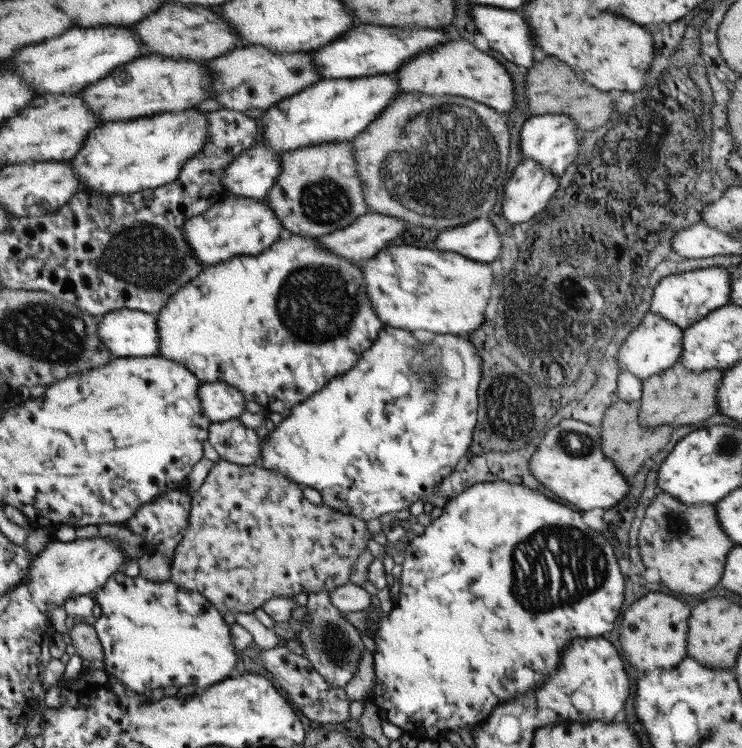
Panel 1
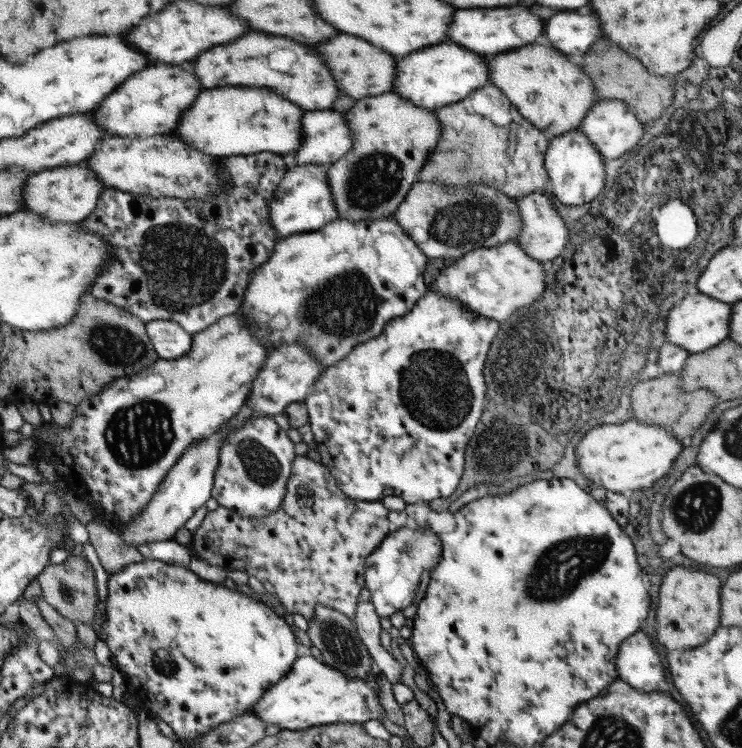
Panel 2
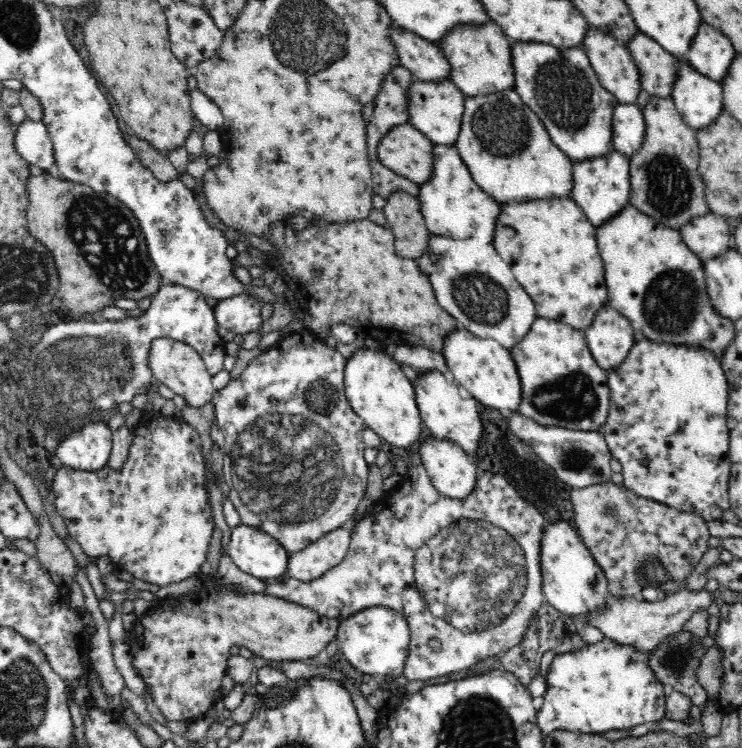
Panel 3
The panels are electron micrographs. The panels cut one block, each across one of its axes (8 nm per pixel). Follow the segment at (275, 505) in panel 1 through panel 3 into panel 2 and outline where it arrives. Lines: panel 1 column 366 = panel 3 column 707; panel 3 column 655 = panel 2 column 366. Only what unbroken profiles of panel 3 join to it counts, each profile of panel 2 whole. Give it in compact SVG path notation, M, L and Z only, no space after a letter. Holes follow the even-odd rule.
M298 455L292 463L290 478L286 482L286 494L280 508L262 518L244 518L230 512L224 506L208 511L200 528L192 533L194 556L225 570L240 570L248 576L256 576L266 591L276 594L284 608L291 614L300 614L308 621L314 616L317 605L332 608L350 620L354 620L360 591L366 587L364 572L368 556L394 530L388 520L389 510L382 501L364 501L348 497L328 467L307 455Z

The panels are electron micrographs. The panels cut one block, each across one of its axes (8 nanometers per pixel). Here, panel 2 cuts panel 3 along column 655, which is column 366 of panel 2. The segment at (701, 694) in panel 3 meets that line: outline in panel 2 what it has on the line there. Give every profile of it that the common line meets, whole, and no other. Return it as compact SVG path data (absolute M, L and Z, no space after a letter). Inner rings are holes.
M317 605L314 608L314 616L308 620L307 634L311 644L321 650L322 657L320 661L325 665L336 667L338 671L346 673L348 677L366 678L366 675L372 670L374 660L372 660L366 644L360 640L355 624L348 616L332 610L332 608Z

